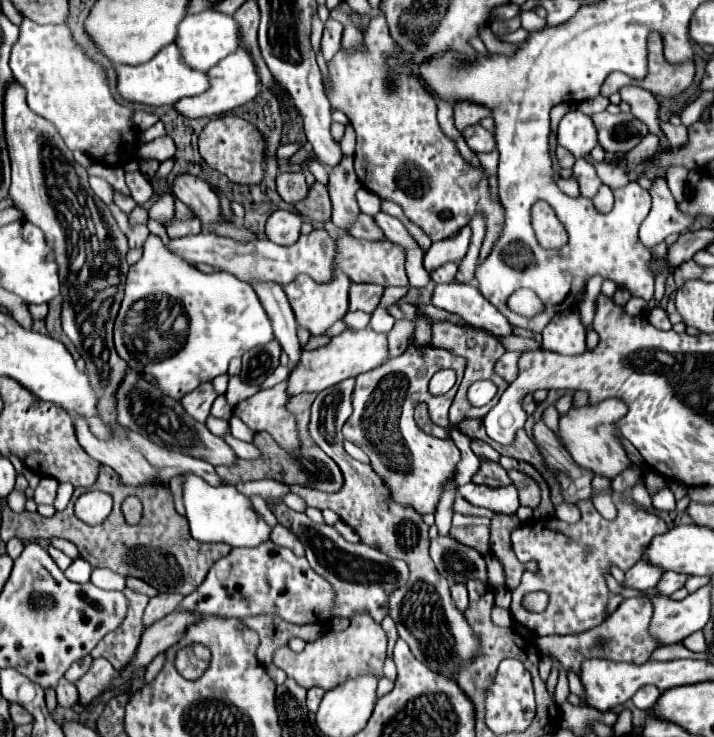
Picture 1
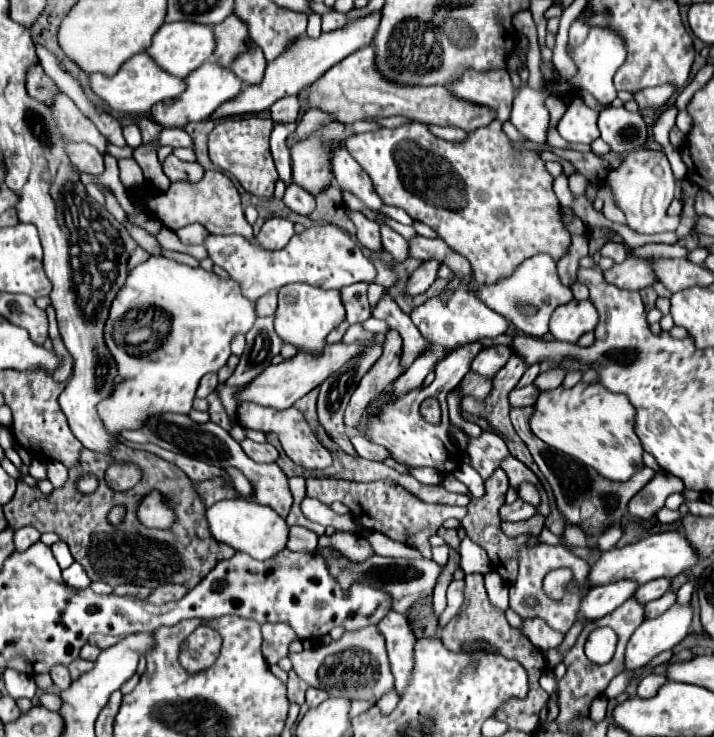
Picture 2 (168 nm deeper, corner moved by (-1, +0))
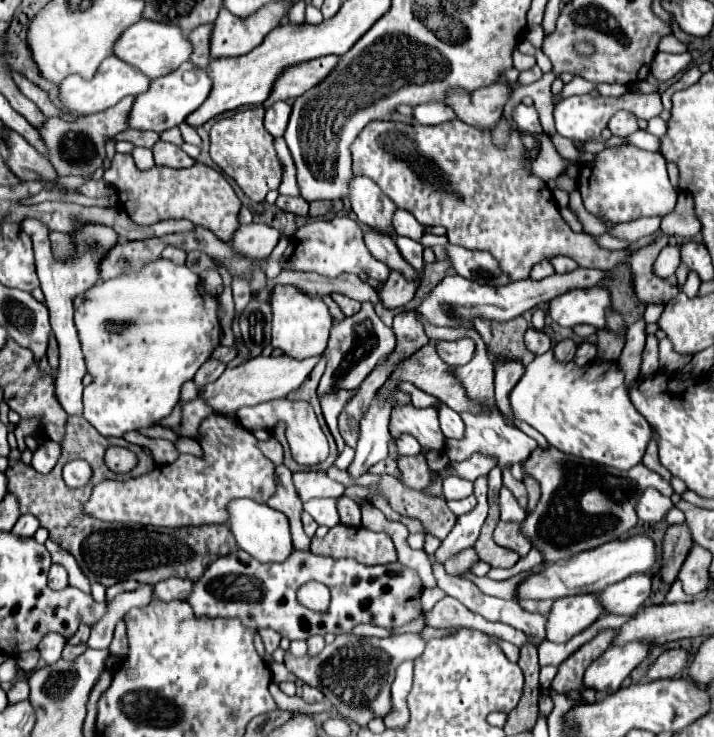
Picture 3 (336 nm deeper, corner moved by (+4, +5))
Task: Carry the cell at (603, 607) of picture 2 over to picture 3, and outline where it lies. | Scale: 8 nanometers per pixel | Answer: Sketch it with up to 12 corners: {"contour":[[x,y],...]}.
{"contour":[[601,592],[555,600],[547,640],[567,642],[603,614]]}

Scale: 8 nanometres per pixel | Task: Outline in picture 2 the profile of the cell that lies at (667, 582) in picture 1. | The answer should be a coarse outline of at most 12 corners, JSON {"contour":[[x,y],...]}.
{"contour":[[654,579],[638,585],[634,599],[646,605],[660,599],[670,587],[670,579]]}

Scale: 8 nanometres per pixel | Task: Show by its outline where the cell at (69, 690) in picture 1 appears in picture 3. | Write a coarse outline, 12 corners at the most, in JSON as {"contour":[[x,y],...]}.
{"contour":[[47,634],[39,644],[43,664],[61,660],[65,638]]}

